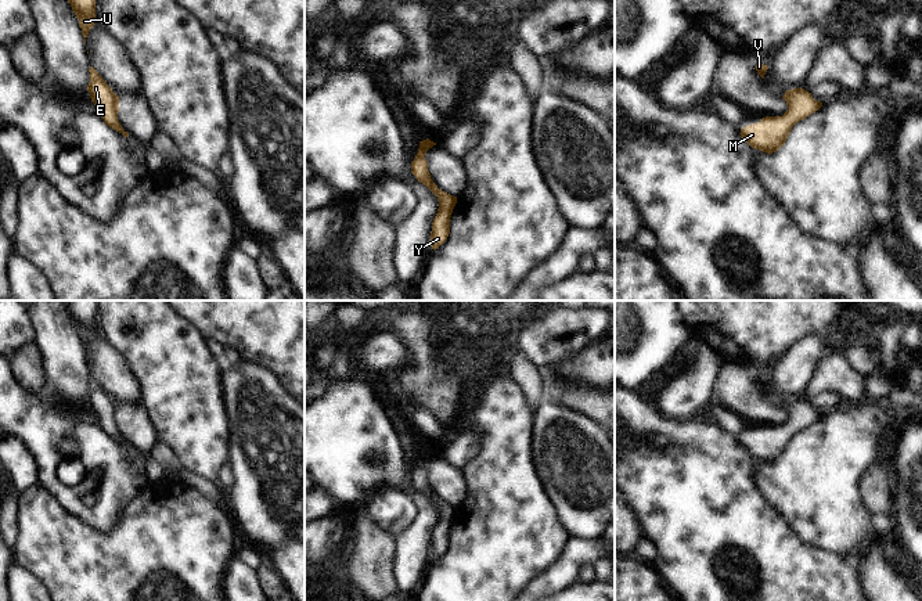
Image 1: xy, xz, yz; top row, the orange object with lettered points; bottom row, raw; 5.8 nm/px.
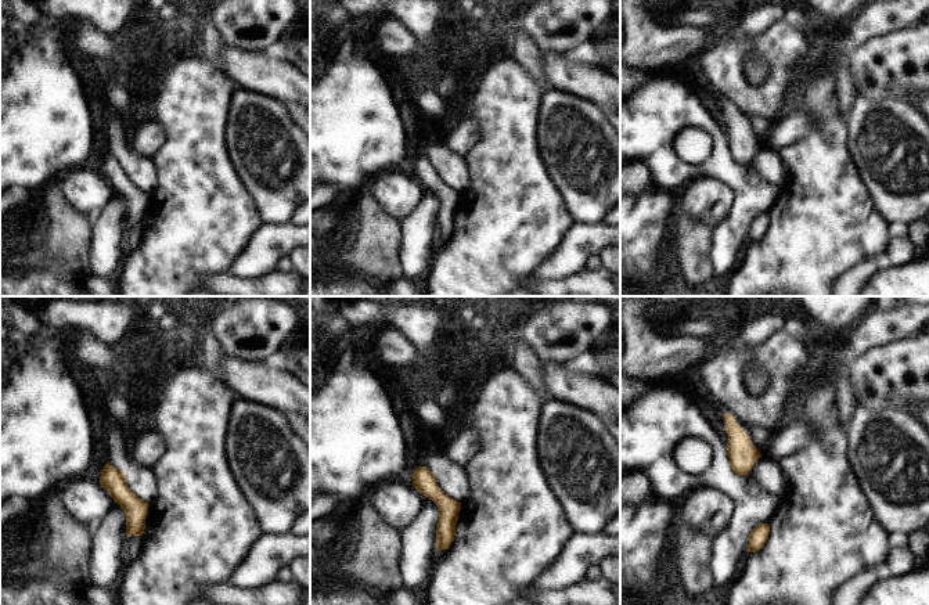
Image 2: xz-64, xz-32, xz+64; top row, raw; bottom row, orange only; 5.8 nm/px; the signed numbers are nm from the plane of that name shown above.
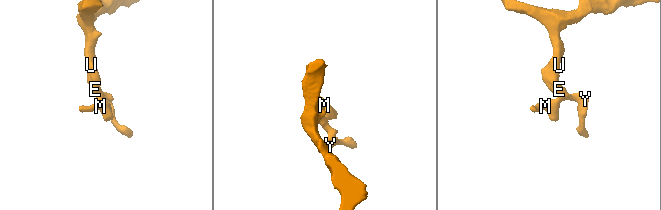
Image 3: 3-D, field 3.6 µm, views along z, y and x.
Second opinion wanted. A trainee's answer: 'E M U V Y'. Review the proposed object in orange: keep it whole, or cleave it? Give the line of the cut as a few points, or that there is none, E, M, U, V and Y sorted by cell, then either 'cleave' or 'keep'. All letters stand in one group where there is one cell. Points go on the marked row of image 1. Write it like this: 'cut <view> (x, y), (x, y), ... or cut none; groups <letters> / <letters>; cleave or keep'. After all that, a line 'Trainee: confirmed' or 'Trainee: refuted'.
cut none; groups E M U V Y; keep
Trainee: confirmed

